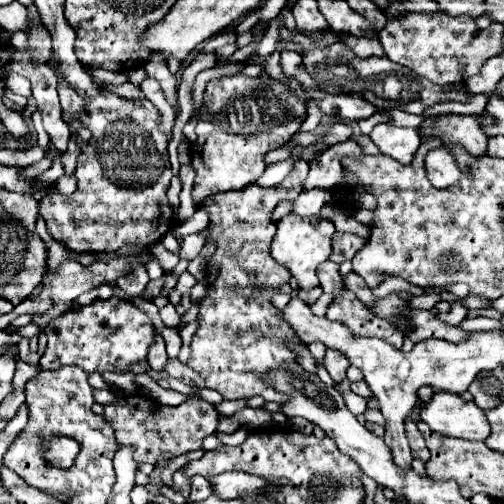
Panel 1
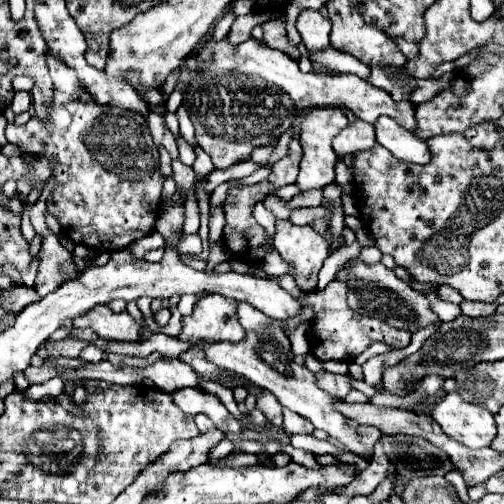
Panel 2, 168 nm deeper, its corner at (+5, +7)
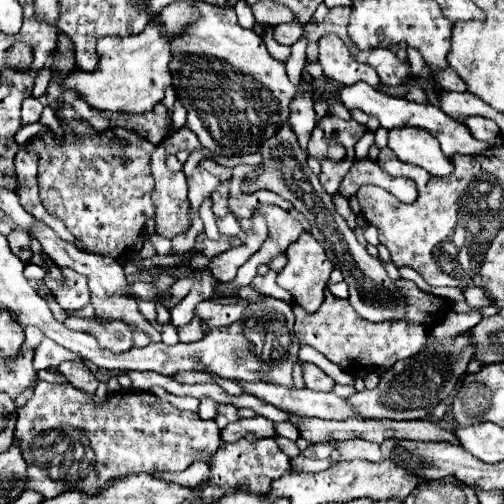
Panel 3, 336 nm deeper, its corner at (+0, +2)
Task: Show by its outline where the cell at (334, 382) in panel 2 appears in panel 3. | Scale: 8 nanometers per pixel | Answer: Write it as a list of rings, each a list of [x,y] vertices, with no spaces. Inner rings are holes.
[[[302,363],[302,371],[304,371],[304,383],[308,389],[312,391],[332,391],[334,381],[316,365],[312,363]]]

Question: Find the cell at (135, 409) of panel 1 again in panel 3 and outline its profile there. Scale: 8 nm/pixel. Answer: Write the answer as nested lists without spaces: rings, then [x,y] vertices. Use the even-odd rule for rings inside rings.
[[[38,381],[32,399],[18,409],[14,437],[20,441],[22,455],[28,461],[26,489],[42,493],[44,499],[52,499],[72,489],[96,493],[110,479],[140,471],[184,471],[188,465],[214,455],[220,445],[220,429],[216,421],[204,421],[198,413],[180,411],[150,391],[120,391],[108,395],[104,403],[96,403],[96,395],[88,395],[70,383],[56,385],[46,381]]]

